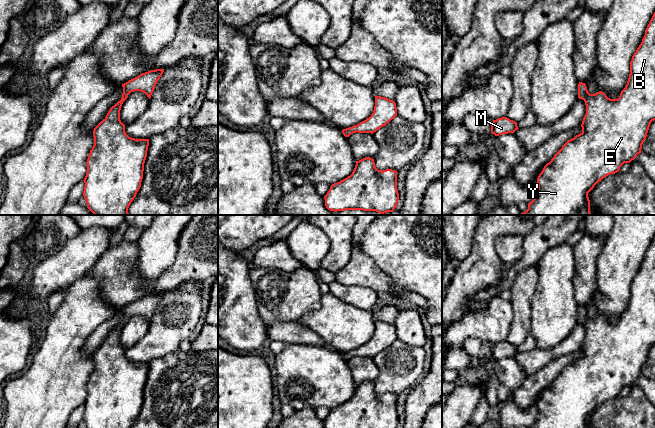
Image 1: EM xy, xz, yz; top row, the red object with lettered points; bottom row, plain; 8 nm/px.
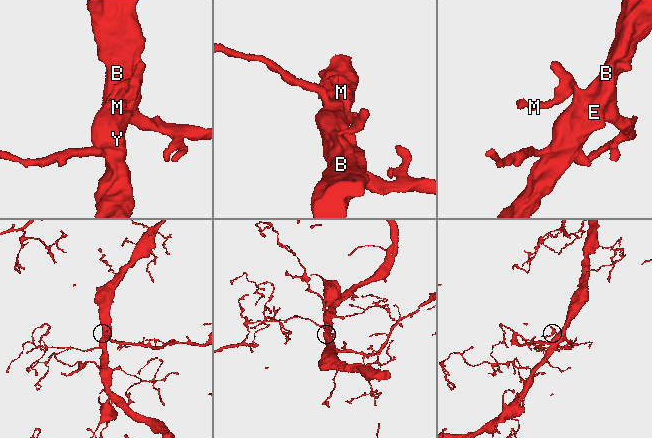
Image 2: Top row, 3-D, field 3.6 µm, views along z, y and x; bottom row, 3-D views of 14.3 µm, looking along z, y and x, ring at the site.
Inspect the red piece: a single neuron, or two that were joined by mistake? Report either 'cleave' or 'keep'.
cleave

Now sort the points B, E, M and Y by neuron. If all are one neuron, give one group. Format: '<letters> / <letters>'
B E Y / M

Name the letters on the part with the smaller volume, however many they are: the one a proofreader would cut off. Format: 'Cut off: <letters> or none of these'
Cut off: M

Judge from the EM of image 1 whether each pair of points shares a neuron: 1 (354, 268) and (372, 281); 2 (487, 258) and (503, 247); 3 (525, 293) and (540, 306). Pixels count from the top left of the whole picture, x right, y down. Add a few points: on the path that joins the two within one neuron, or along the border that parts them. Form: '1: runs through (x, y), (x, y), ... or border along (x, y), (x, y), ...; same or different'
1: runs through (358, 271), (362, 271), (368, 277); same
2: border along (510, 233), (495, 240), (495, 252), (502, 263); different
3: border along (537, 275), (537, 285), (532, 297), (531, 322); different

